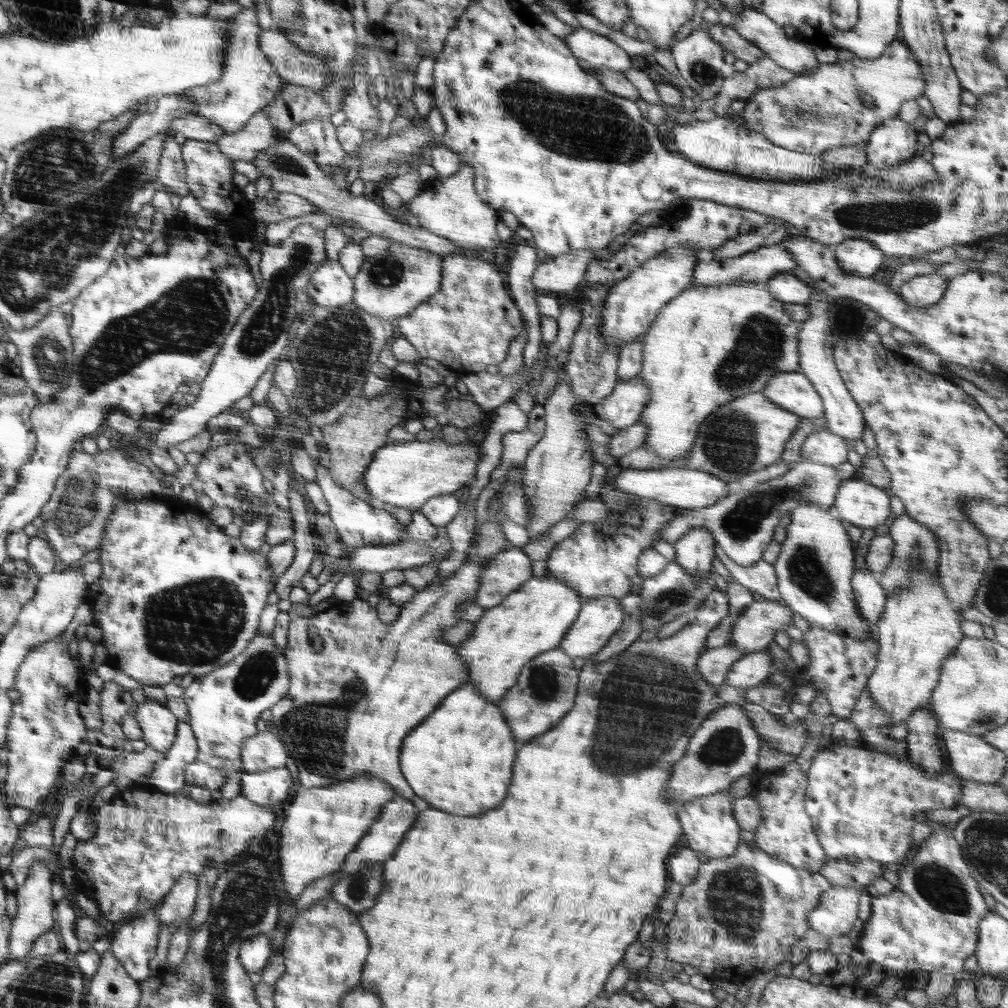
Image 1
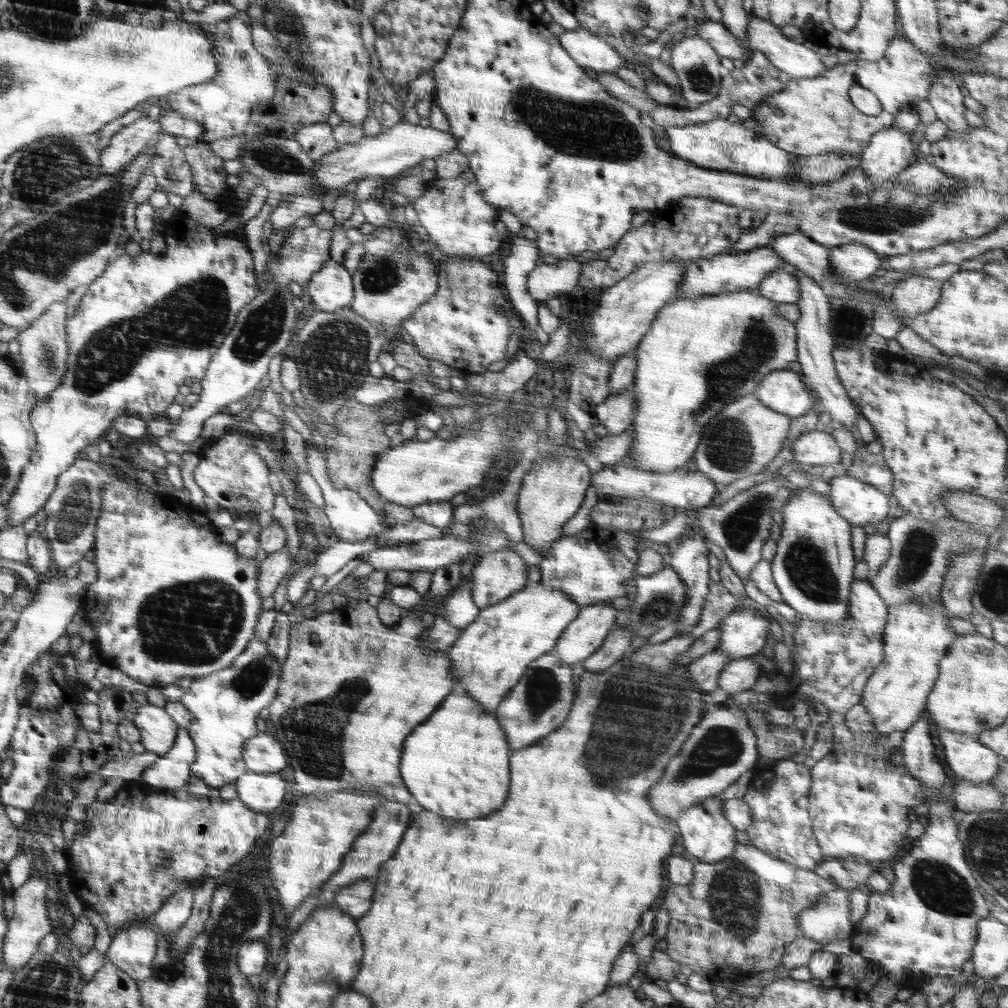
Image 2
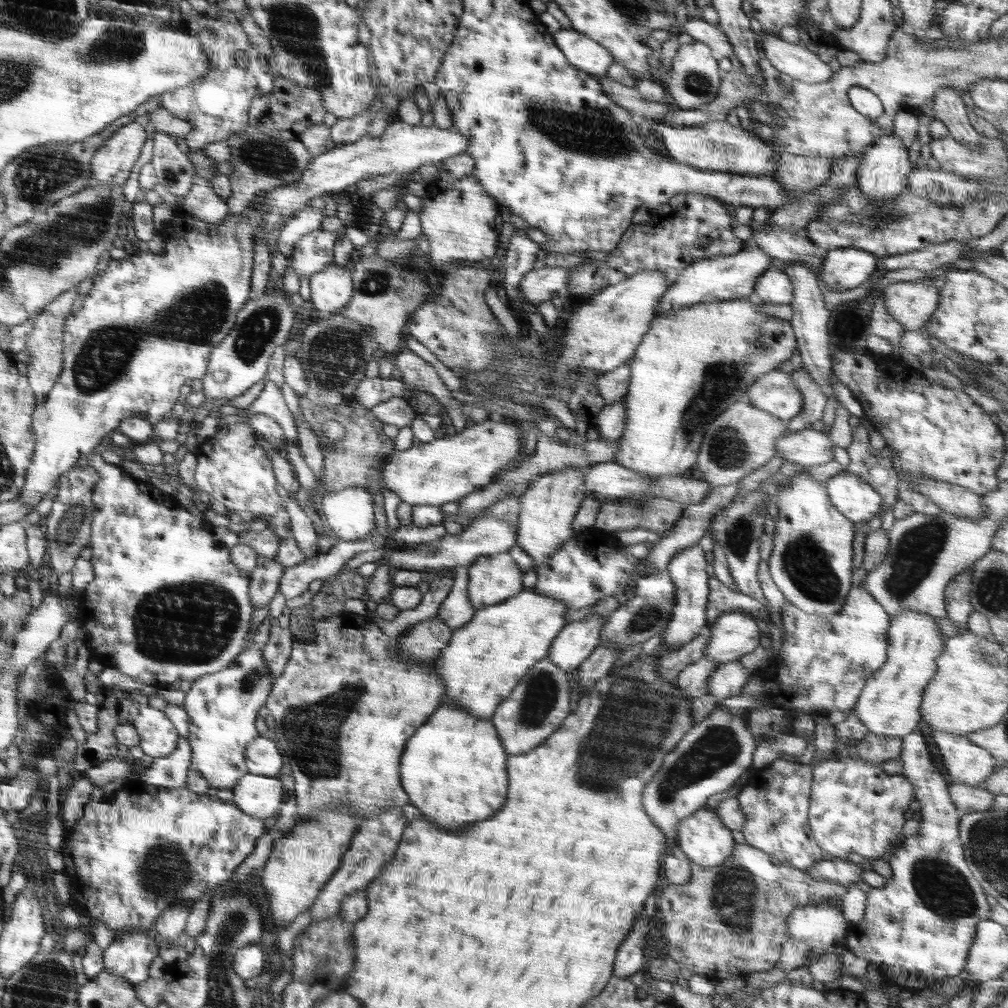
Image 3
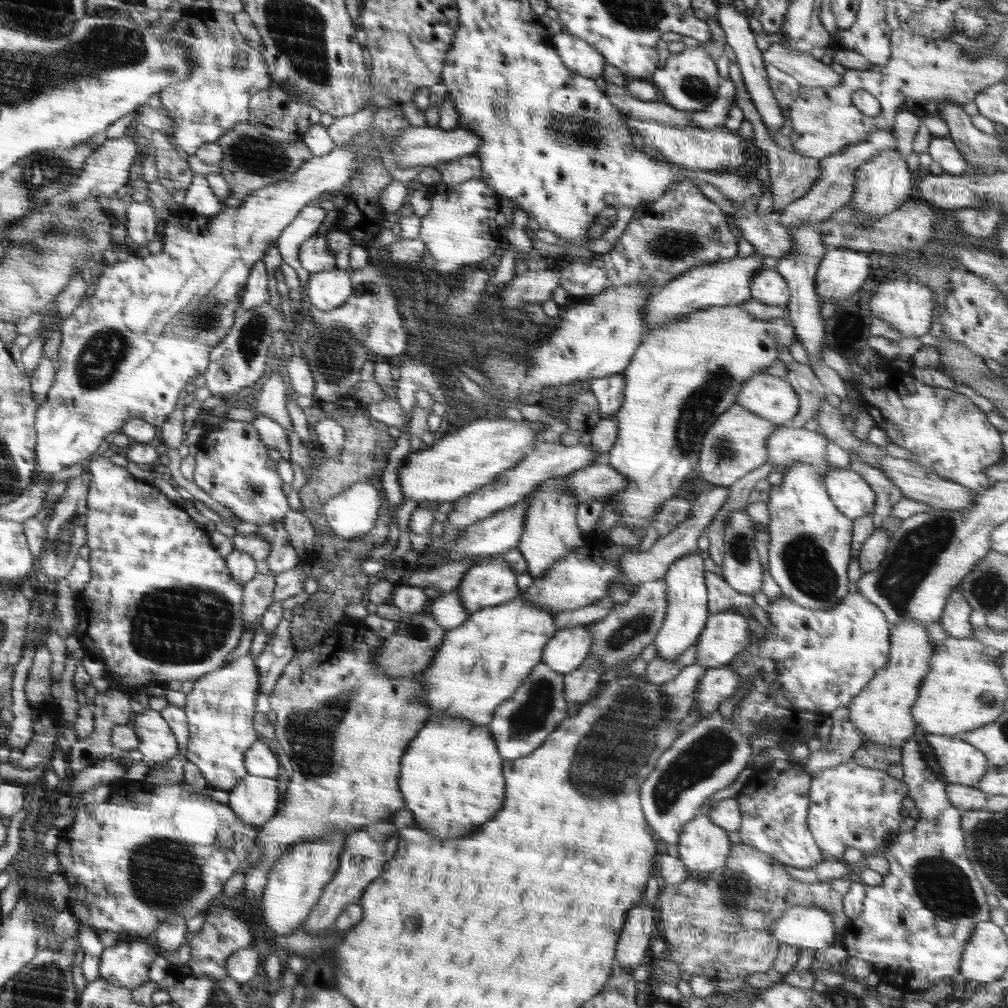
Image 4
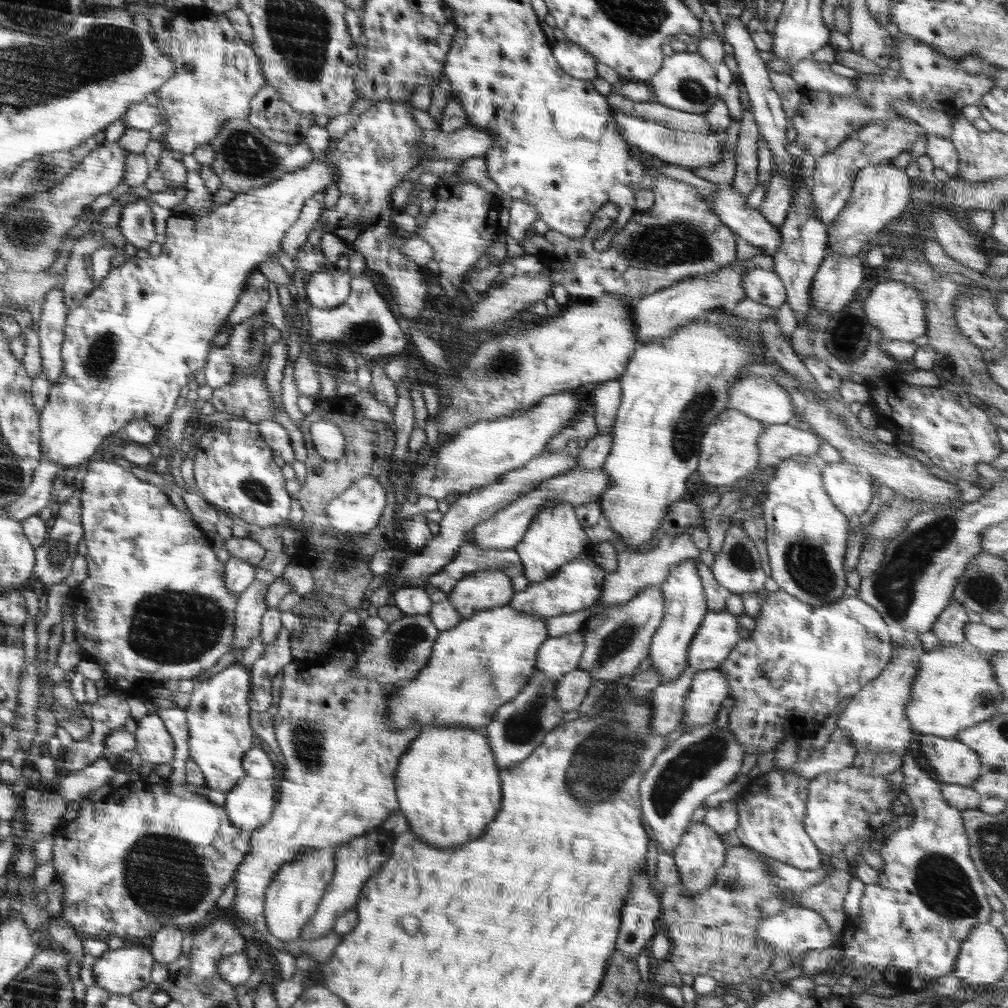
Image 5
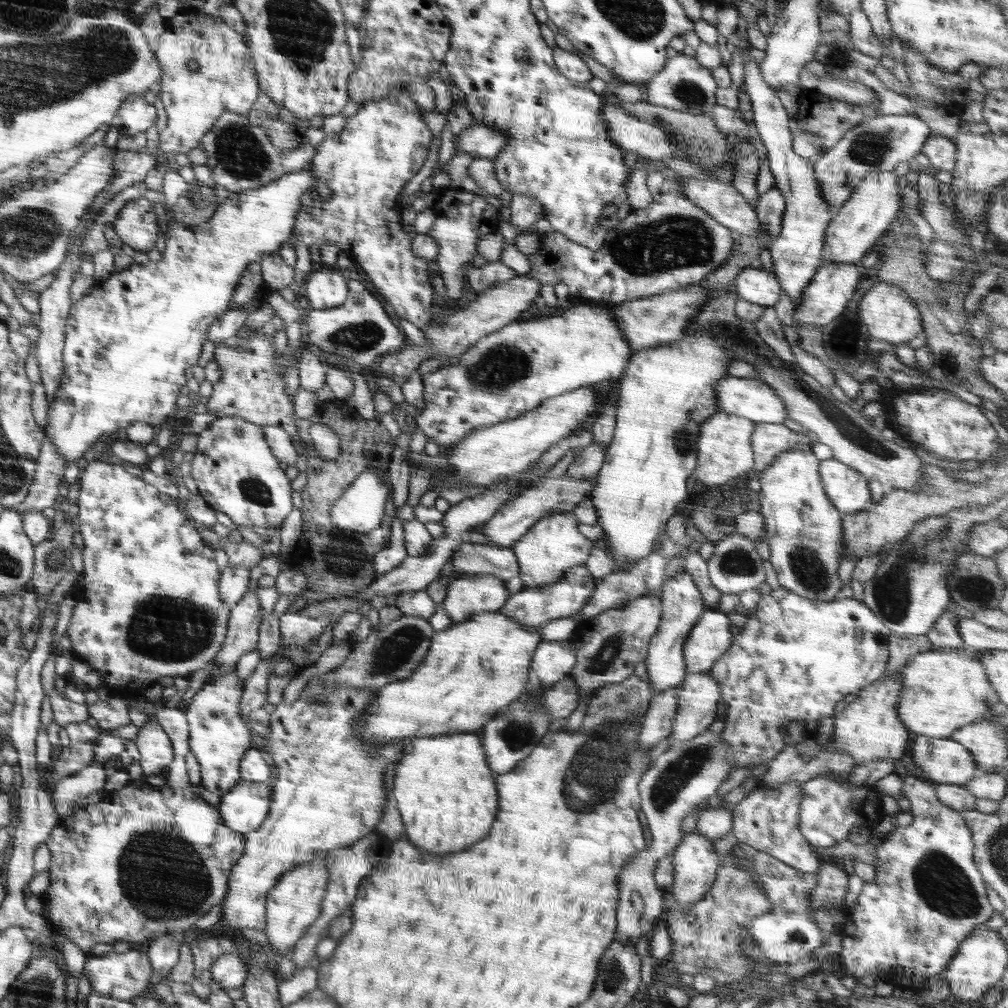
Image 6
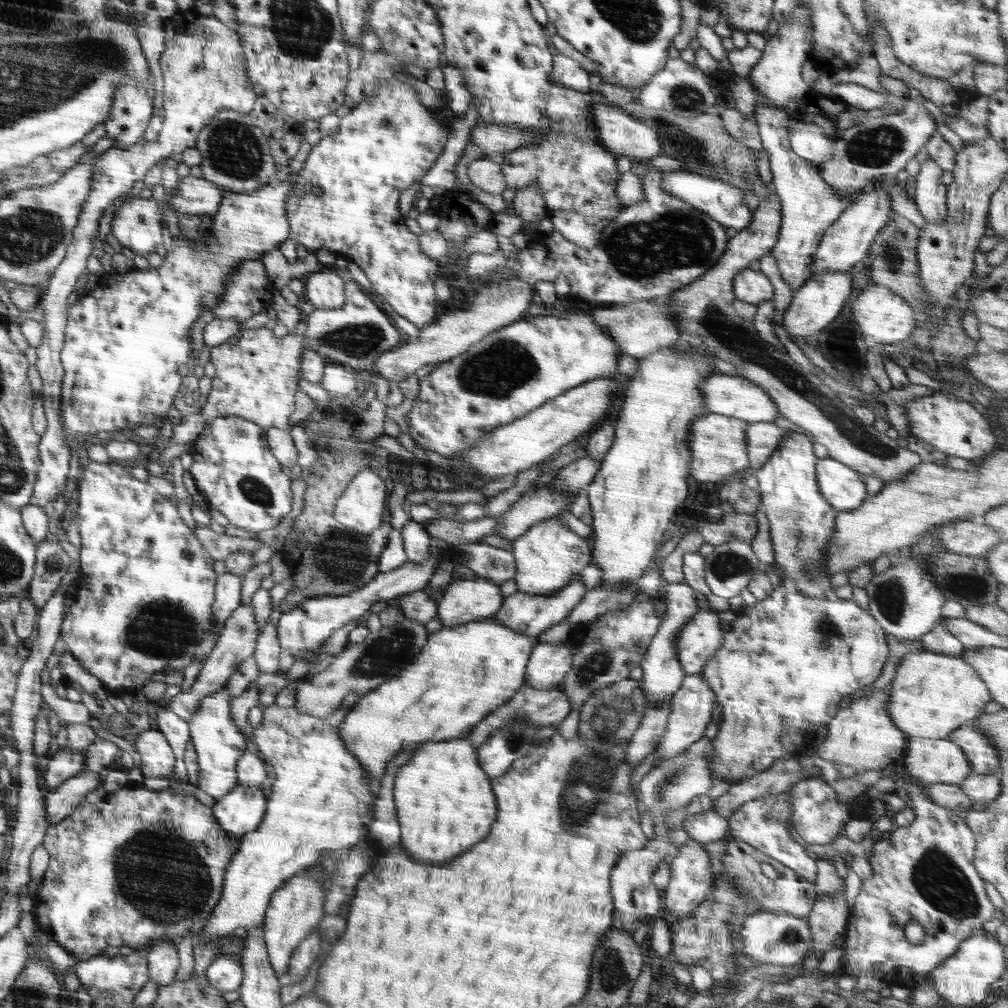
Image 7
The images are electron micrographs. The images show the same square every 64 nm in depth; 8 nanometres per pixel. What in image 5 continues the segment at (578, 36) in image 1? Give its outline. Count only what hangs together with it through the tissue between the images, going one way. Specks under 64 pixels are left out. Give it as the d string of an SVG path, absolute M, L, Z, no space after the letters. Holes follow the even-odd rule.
M568 38L555 41L551 49L562 70L570 76L586 81L598 77L595 67L598 60Z

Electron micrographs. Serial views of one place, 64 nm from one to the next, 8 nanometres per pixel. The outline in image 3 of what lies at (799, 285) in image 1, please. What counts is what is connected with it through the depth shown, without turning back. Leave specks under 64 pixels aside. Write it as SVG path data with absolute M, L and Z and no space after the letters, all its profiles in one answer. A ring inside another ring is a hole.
M770 268L755 282L753 297L764 303L790 304L793 284L784 271Z

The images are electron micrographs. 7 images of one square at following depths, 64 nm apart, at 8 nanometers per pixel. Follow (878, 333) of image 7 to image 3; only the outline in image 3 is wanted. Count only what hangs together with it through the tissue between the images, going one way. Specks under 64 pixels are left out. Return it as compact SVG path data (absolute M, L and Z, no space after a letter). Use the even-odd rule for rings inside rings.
M946 278L901 281L882 290L886 311L905 330L925 330L939 304L939 290Z

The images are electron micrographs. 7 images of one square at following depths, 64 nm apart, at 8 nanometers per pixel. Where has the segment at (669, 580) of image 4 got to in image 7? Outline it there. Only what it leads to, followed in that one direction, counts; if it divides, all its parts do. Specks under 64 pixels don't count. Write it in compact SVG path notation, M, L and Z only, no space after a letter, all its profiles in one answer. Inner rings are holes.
M665 583L660 592L660 597L664 602L664 613L661 616L660 628L656 631L652 642L648 646L646 658L642 660L640 667L644 671L642 676L642 691L644 691L646 702L649 707L653 704L663 704L671 700L673 695L682 687L683 679L686 674L680 667L678 654L676 651L676 637L682 627L692 618L692 615L705 606L701 597L687 583Z

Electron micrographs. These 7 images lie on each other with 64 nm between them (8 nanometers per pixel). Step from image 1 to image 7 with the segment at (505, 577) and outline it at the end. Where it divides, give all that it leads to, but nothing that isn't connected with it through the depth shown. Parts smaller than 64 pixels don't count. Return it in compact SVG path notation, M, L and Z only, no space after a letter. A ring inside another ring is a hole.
M489 579L454 581L437 603L437 618L444 629L480 618L492 617L500 610L504 597L500 585Z

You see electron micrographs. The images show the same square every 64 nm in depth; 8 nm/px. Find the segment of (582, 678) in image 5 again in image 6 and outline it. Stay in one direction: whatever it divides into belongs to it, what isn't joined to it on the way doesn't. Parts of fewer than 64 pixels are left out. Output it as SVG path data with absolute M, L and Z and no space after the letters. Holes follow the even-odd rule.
M566 676L544 692L542 703L554 719L567 718L578 707L579 699L576 683L572 681L572 677Z

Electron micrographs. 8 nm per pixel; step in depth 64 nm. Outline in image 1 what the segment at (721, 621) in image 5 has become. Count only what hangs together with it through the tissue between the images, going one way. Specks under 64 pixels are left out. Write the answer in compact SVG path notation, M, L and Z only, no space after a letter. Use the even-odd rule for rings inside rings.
M763 599L762 602L754 601L744 609L744 612L733 622L731 635L728 645L732 645L738 651L746 652L746 655L752 652L764 651L768 648L770 642L774 640L776 630L784 630L796 634L796 629L792 623L791 608L783 601L773 599Z

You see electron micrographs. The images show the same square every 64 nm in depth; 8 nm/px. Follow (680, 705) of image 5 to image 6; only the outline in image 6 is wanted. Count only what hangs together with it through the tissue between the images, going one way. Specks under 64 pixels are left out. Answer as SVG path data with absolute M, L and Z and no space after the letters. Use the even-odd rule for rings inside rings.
M682 685L672 689L655 690L650 699L648 711L643 718L642 728L638 735L638 746L642 751L654 748L662 738L669 736L672 720L678 710L677 695Z

